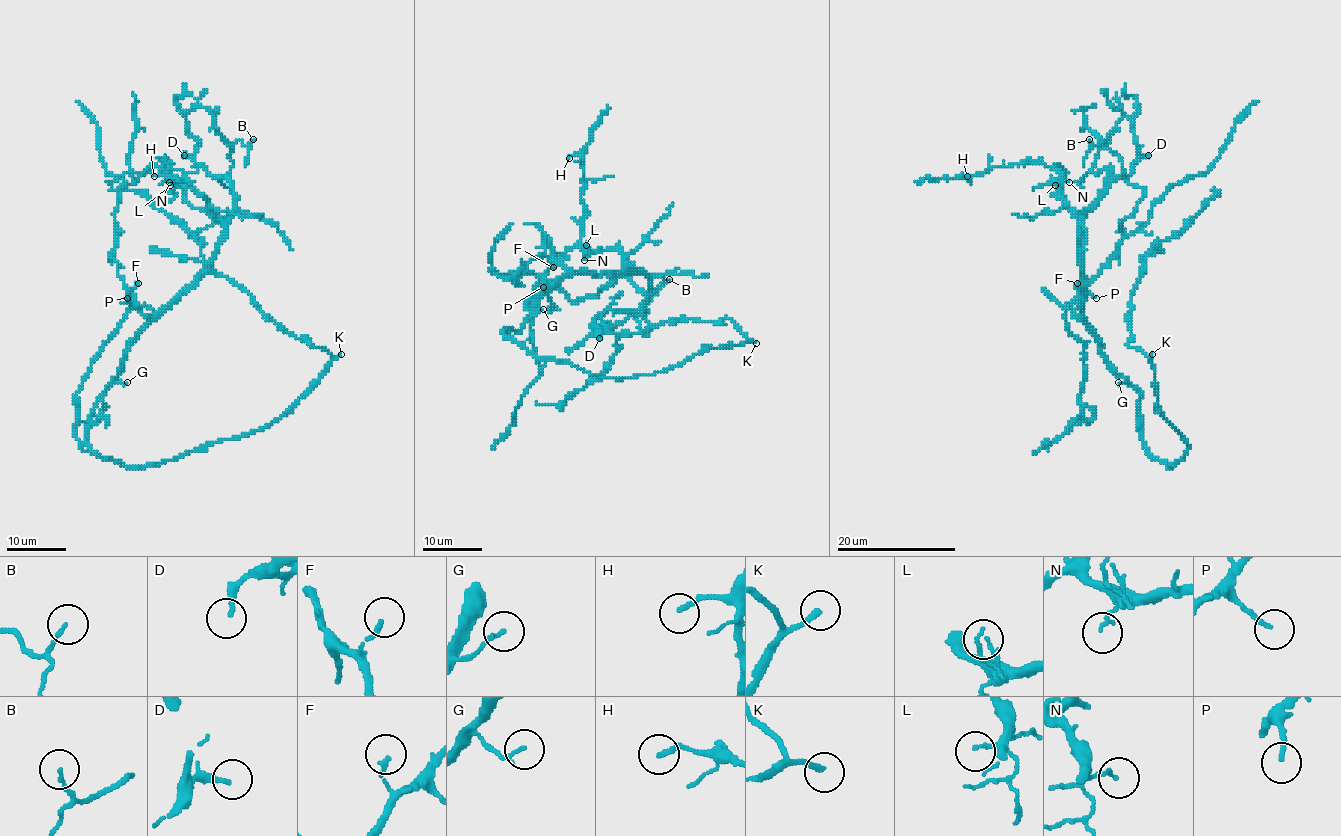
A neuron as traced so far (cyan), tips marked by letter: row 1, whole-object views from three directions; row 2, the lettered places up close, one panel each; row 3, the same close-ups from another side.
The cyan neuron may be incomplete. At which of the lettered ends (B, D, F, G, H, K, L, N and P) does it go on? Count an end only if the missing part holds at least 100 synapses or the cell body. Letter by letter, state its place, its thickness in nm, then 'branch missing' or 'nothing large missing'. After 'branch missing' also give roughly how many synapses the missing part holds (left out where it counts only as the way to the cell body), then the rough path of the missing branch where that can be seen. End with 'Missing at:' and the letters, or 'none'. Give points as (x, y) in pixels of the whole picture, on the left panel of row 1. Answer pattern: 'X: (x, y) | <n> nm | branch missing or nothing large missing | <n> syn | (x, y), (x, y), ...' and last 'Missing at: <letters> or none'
B: (253, 139) | 140 nm | nothing large missing
D: (184, 155) | 200 nm | nothing large missing
F: (138, 283) | 160 nm | nothing large missing
G: (127, 382) | 140 nm | nothing large missing
H: (154, 176) | 170 nm | nothing large missing
K: (341, 354) | 200 nm | branch missing | 100 syn
L: (170, 185) | 140 nm | nothing large missing
N: (169, 182) | 120 nm | nothing large missing
P: (127, 298) | 160 nm | nothing large missing
Missing at: K

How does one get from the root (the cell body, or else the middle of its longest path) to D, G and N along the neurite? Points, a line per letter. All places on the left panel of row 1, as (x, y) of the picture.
D: (123, 467), (89, 447), (90, 412), (118, 373), (129, 344), (209, 262), (234, 212), (234, 188), (184, 155)
G: (123, 467), (103, 459), (89, 447), (87, 422), (96, 401), (106, 390), (117, 379), (123, 384), (127, 382)
N: (123, 467), (89, 447), (90, 412), (118, 373), (129, 344), (194, 281), (224, 231), (203, 197), (169, 182)

